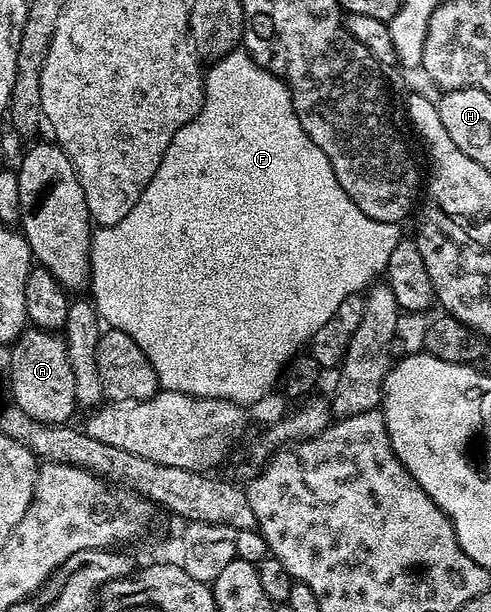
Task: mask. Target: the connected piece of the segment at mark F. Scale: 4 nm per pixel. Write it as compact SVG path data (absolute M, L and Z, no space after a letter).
M235 50L213 61L205 69L204 83L206 97L201 110L196 118L192 118L192 122L180 129L176 138L172 138L160 162L160 170L156 170L136 206L132 206L132 210L128 210L120 222L107 228L99 227L91 235L88 292L91 292L89 295L99 317L105 323L107 320L110 328L128 334L128 338L132 338L132 342L144 350L163 389L200 399L230 400L236 405L249 406L264 399L273 390L274 383L279 383L283 369L309 345L316 330L320 330L320 326L324 326L324 322L336 314L336 306L340 306L346 296L359 295L371 281L385 273L388 258L392 258L392 250L396 250L398 245L400 228L398 224L368 218L368 214L364 214L364 210L360 210L360 206L356 206L356 202L344 194L344 186L340 186L332 170L332 162L328 162L328 154L324 154L324 150L320 150L320 146L308 138L304 126L300 126L300 118L292 106L289 86L266 68L261 68L246 51Z

